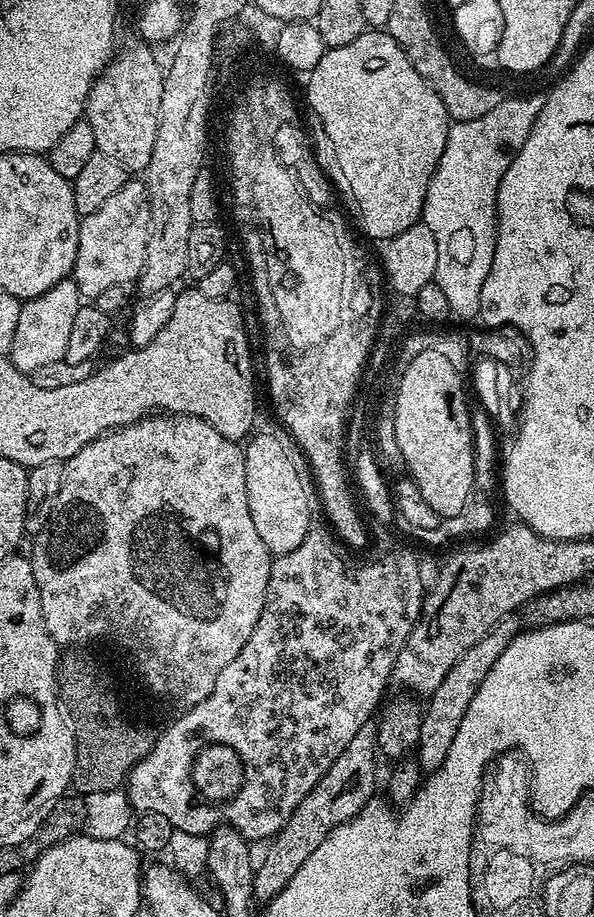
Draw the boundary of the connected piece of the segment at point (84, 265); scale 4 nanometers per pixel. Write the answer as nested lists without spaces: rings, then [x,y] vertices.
[[[132,178],[127,184],[118,190],[103,204],[94,210],[94,214],[83,217],[78,230],[78,254],[72,267],[71,279],[75,280],[81,297],[95,298],[103,294],[110,286],[122,286],[139,281],[140,272],[146,262],[146,242],[150,230],[150,202],[148,201],[148,190],[144,186],[143,179]]]

